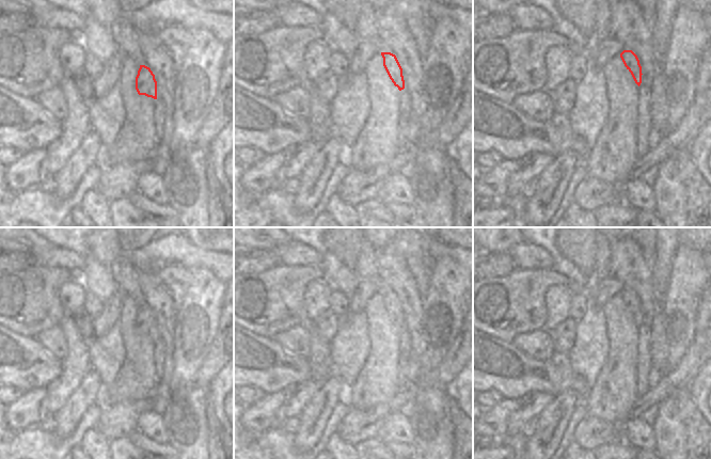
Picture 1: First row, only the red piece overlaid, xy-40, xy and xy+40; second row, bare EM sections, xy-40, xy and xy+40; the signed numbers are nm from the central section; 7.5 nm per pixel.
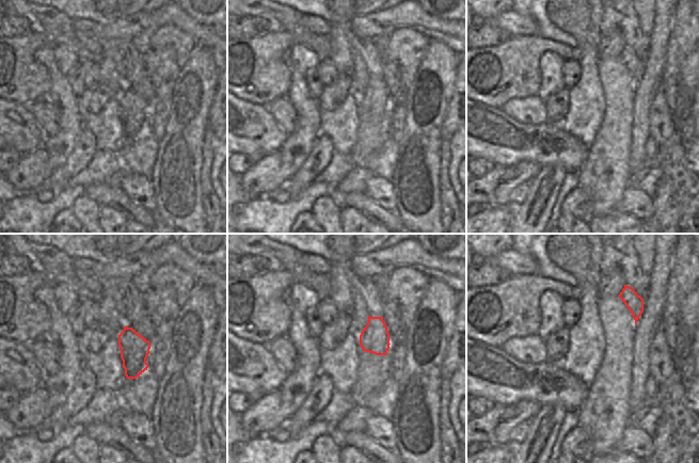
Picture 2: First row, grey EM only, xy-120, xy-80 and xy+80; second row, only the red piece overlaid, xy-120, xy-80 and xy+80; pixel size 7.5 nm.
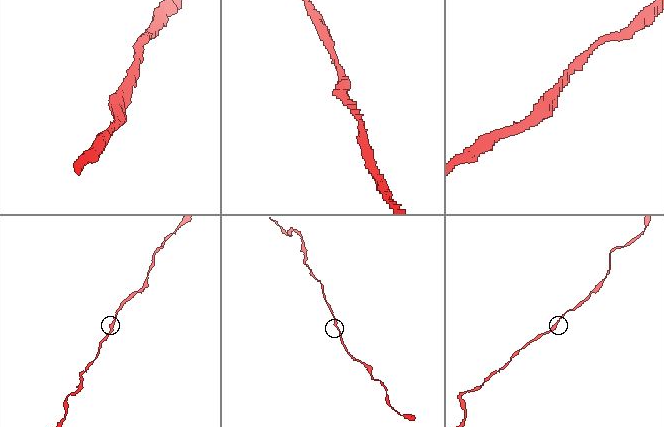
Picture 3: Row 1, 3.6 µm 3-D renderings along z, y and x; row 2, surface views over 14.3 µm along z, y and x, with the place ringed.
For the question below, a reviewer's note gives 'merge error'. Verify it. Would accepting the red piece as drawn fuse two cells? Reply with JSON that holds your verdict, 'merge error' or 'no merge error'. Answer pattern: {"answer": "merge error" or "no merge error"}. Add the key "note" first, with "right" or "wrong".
{"note": "wrong", "answer": "no merge error"}

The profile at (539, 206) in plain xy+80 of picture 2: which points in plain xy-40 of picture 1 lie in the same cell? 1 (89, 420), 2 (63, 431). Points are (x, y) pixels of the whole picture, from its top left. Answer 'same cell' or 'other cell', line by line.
1: other cell
2: same cell

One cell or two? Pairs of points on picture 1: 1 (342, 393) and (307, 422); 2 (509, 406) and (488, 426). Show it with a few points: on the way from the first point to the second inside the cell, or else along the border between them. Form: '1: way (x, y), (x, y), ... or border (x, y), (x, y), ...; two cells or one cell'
1: way (330, 392), (324, 392), (322, 404), (318, 410); one cell
2: way (503, 412), (494, 421), (494, 424); one cell

